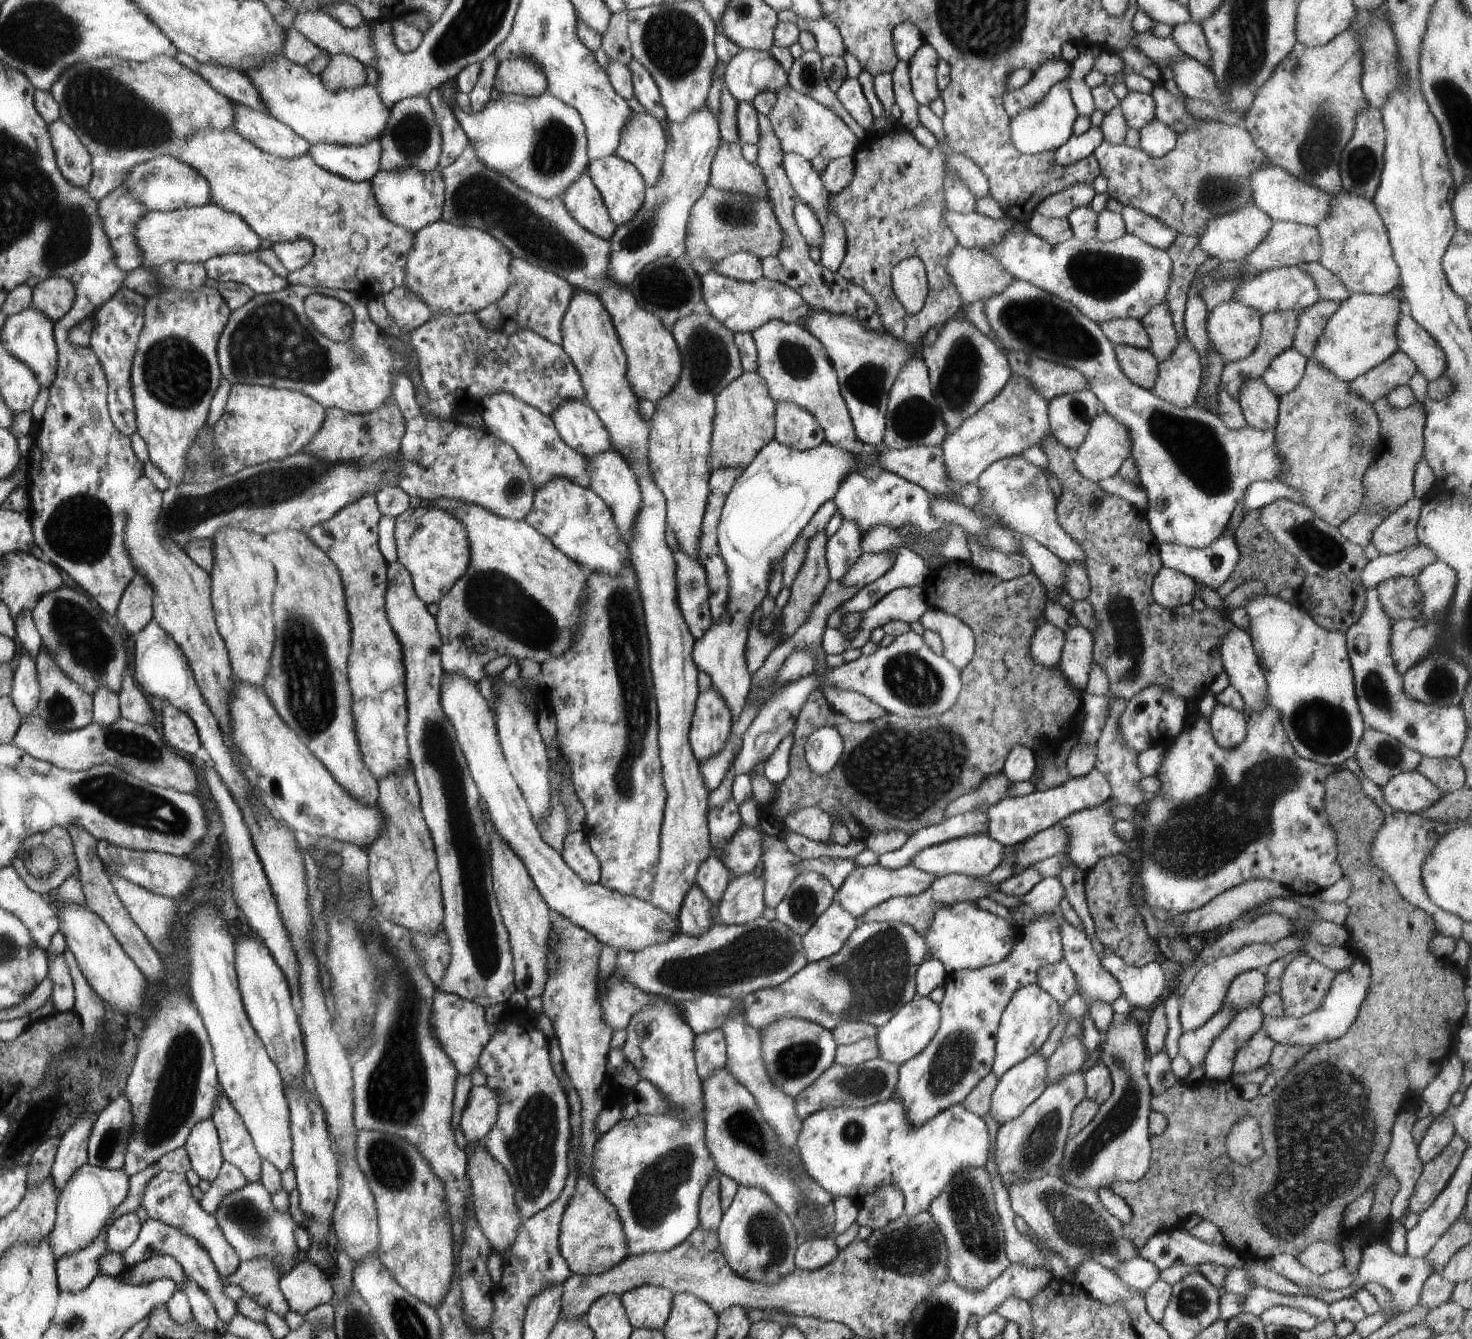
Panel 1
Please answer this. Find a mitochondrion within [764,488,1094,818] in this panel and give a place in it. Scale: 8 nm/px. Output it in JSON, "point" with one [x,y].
{"point":[908,677]}

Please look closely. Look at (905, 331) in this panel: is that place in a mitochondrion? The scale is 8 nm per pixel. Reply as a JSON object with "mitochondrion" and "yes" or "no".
{"mitochondrion":"no"}

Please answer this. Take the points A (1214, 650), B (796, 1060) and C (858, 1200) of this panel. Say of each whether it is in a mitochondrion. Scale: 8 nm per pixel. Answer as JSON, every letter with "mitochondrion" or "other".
{"A":"other","B":"mitochondrion","C":"other"}

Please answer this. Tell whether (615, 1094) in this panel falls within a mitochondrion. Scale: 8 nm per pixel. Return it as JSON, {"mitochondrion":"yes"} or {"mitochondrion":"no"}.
{"mitochondrion":"no"}

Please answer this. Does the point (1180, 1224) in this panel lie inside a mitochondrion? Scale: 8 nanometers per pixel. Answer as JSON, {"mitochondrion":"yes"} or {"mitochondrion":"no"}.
{"mitochondrion":"no"}

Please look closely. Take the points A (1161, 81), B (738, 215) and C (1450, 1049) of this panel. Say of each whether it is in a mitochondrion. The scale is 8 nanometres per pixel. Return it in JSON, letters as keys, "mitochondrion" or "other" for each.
{"A":"other","B":"mitochondrion","C":"other"}

